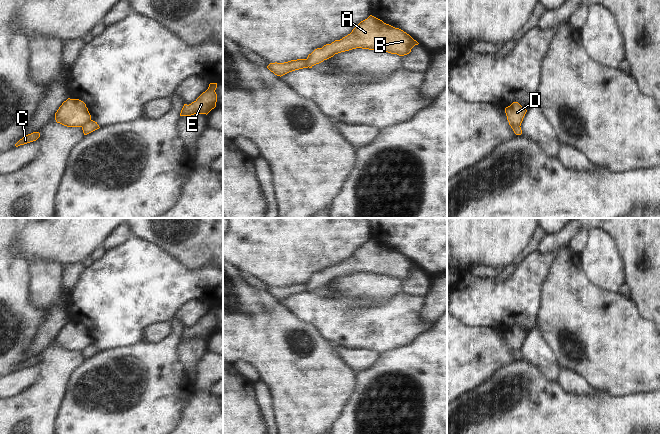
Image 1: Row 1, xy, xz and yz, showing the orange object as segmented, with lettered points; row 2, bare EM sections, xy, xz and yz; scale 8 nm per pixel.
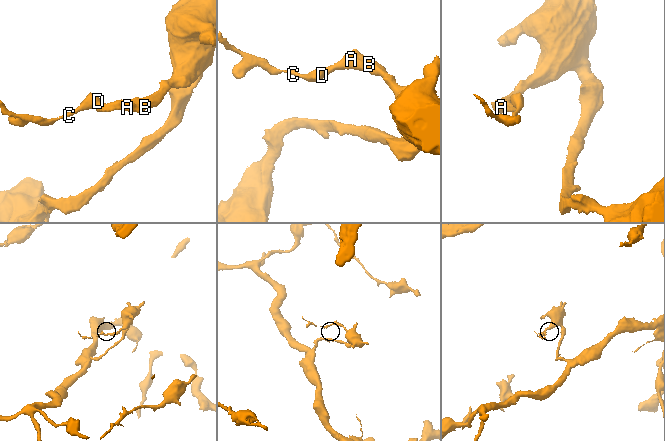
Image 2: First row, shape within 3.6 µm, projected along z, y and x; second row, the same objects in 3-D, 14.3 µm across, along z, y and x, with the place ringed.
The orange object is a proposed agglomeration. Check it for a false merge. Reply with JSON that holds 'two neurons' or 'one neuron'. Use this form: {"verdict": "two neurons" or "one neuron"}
{"verdict": "two neurons"}

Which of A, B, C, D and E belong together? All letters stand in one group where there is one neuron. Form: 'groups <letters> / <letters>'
groups A B E / C D

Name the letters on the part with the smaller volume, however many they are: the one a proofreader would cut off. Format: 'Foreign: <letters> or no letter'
Foreign: C, D

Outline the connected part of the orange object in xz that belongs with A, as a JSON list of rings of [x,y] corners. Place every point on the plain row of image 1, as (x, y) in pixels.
[[[370,239],[367,243],[361,245],[347,260],[335,264],[331,268],[326,268],[322,272],[315,273],[307,281],[307,289],[312,292],[335,278],[356,272],[404,280],[409,278],[411,273],[418,268],[403,254]]]

